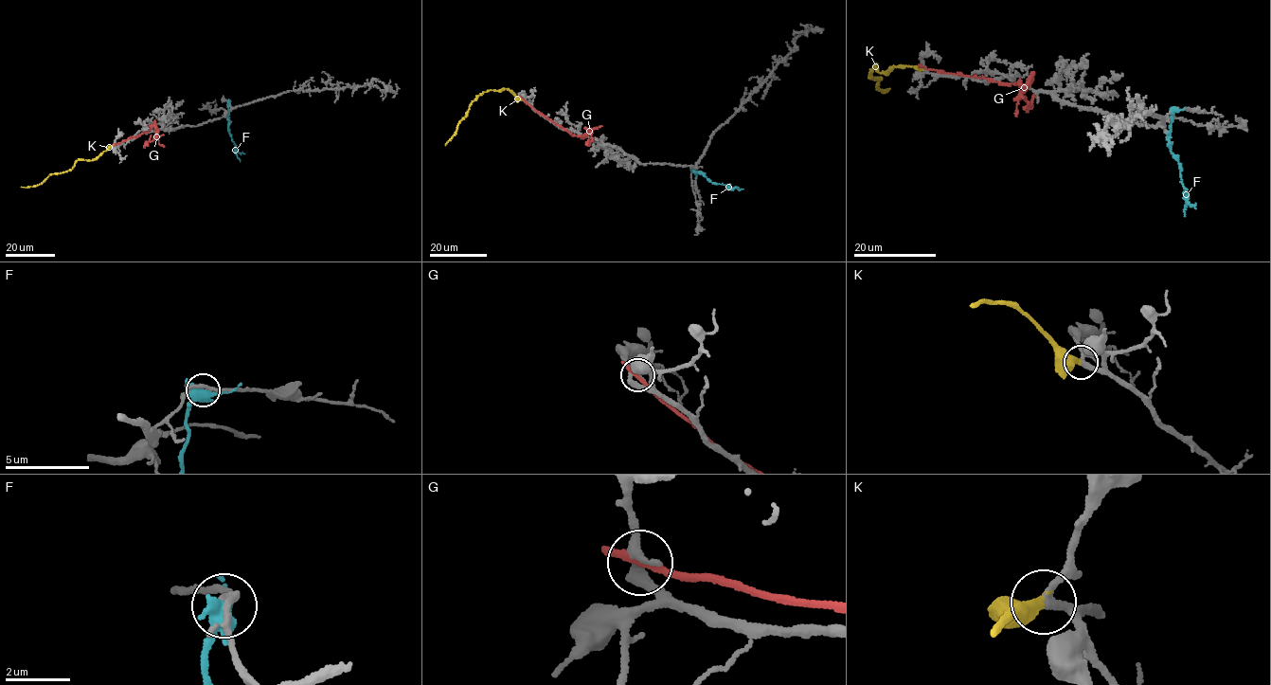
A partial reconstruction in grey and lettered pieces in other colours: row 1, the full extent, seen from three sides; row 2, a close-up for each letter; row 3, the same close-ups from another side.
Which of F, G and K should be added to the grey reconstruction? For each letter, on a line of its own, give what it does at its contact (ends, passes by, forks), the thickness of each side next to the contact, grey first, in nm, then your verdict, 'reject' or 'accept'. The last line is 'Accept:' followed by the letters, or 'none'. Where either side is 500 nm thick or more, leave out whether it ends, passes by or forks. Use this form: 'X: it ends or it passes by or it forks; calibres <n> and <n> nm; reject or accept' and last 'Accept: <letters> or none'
F: it forks; calibres 190 and 380 nm; reject
G: it ends; calibres 240 and 320 nm; reject
K: it ends; calibres 280 and 440 nm; accept
Accept: K

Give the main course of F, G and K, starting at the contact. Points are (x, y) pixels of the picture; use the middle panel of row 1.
F: (694, 171), (730, 189), (739, 188)
G: (522, 98), (572, 135), (584, 136), (591, 131), (592, 138), (587, 145)
K: (520, 99), (504, 89), (480, 94), (445, 145)

